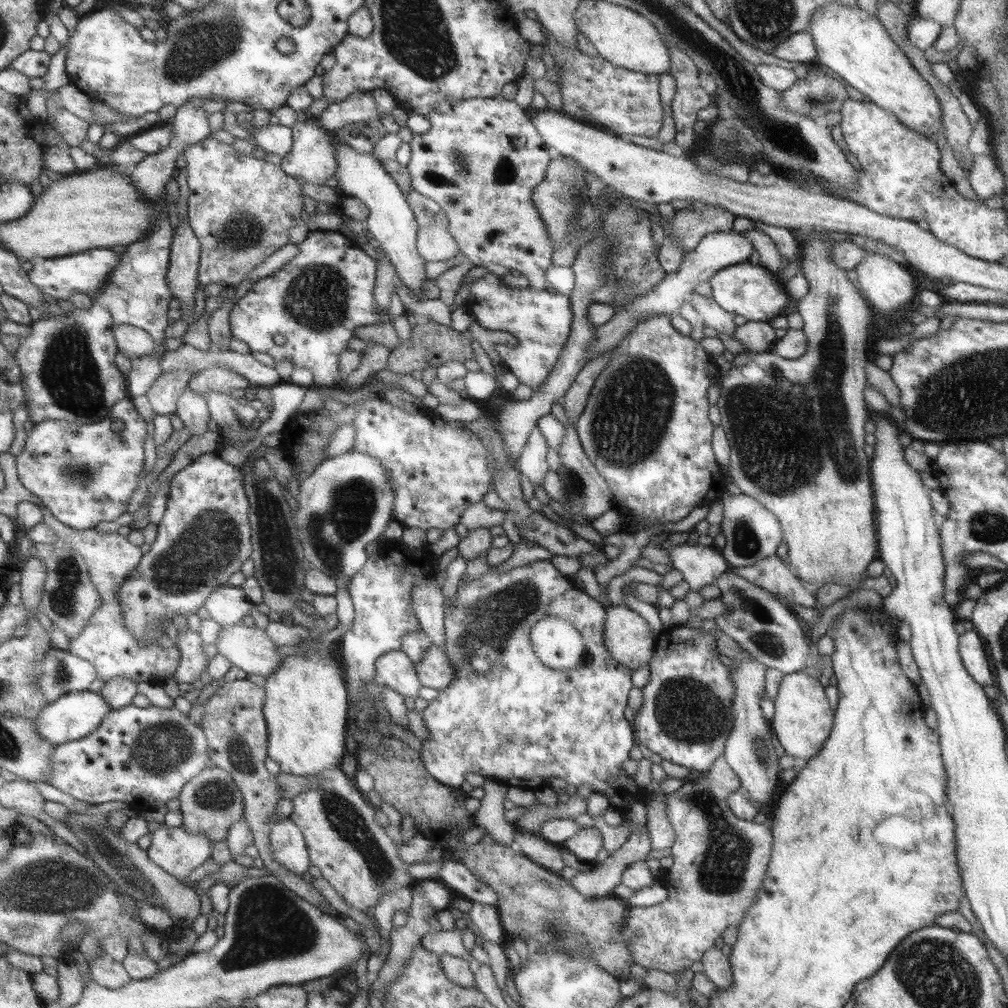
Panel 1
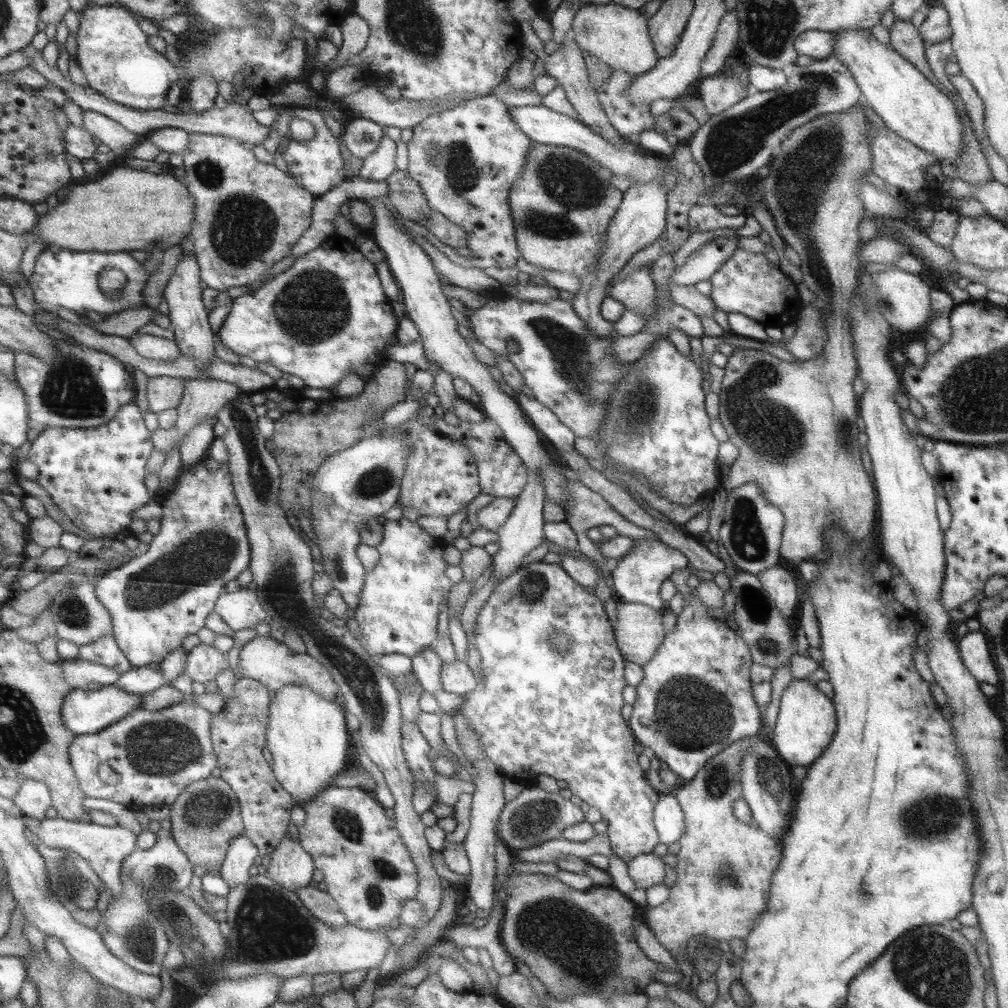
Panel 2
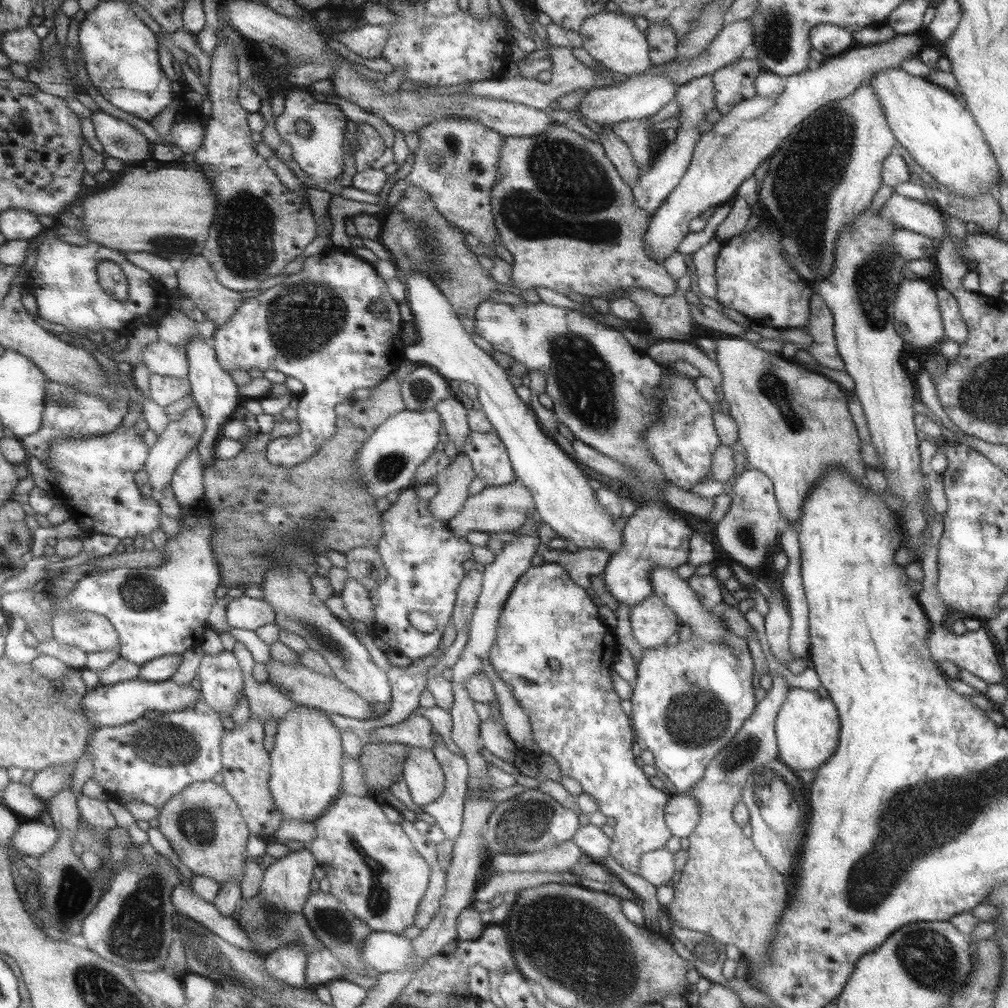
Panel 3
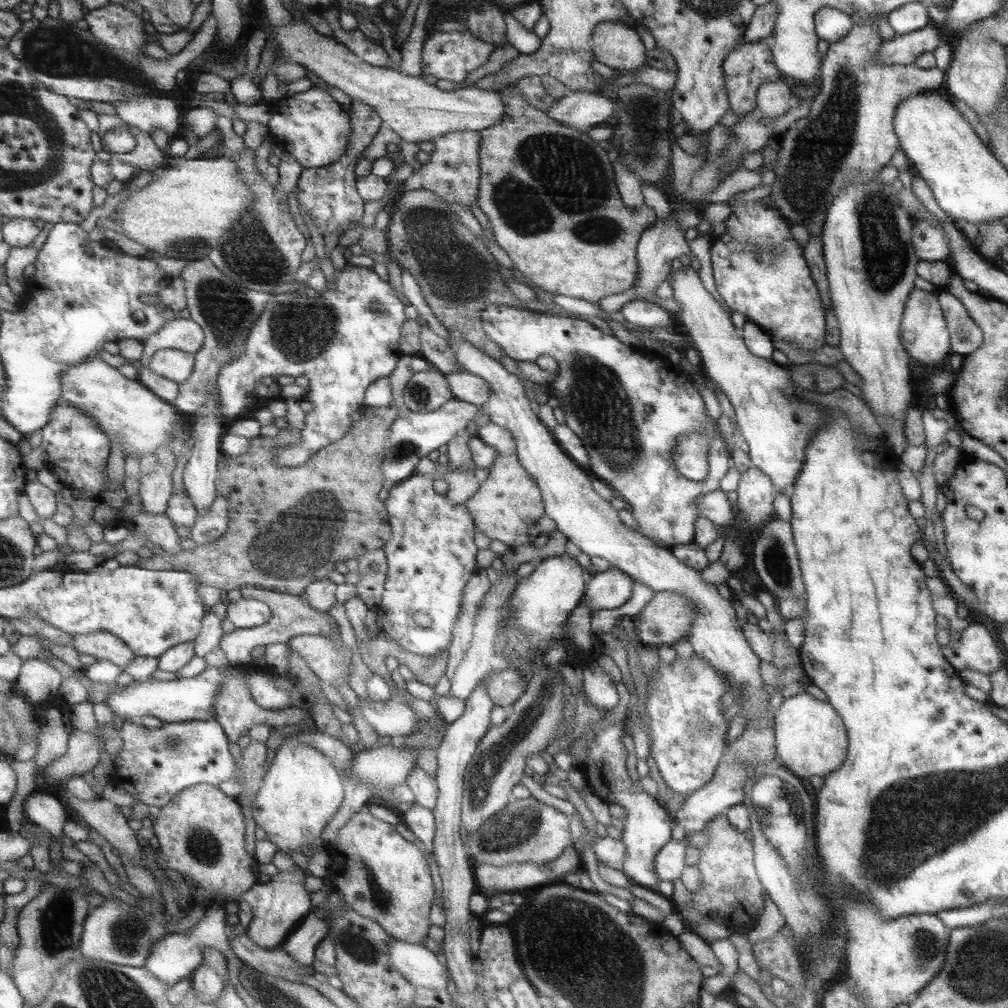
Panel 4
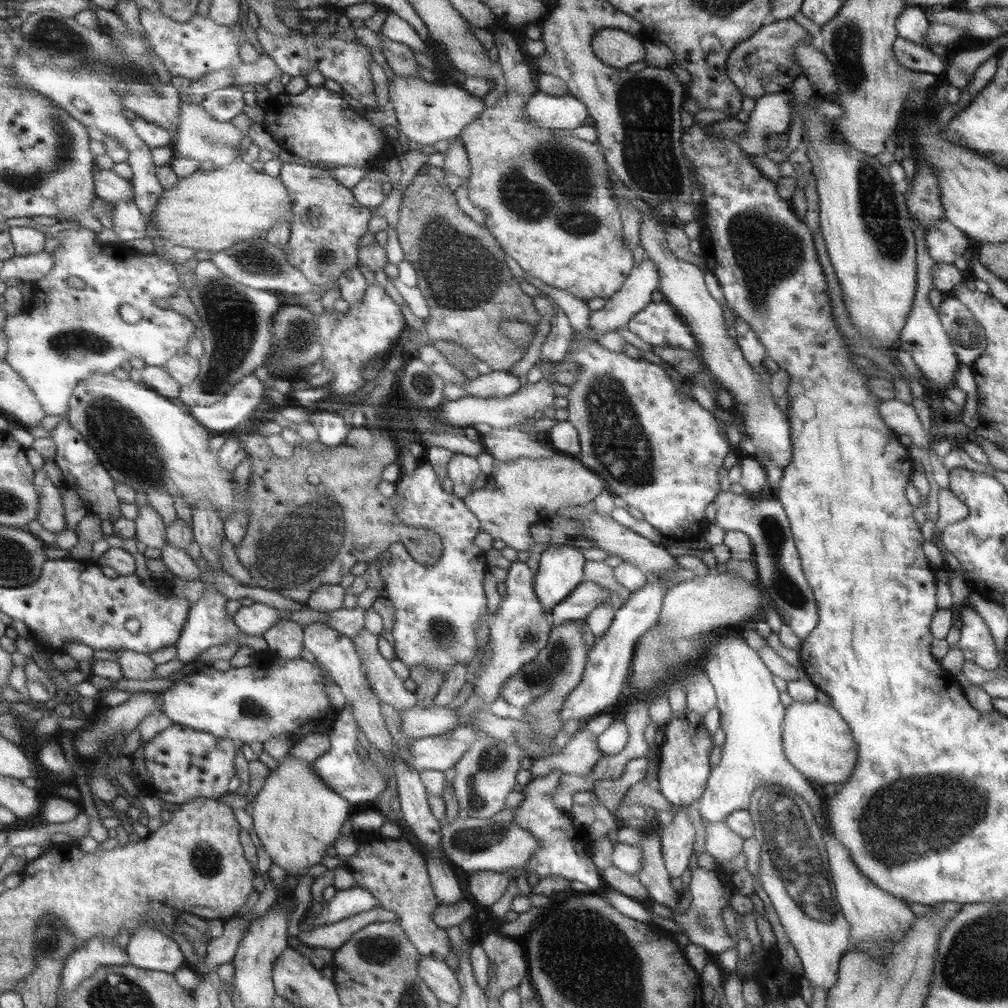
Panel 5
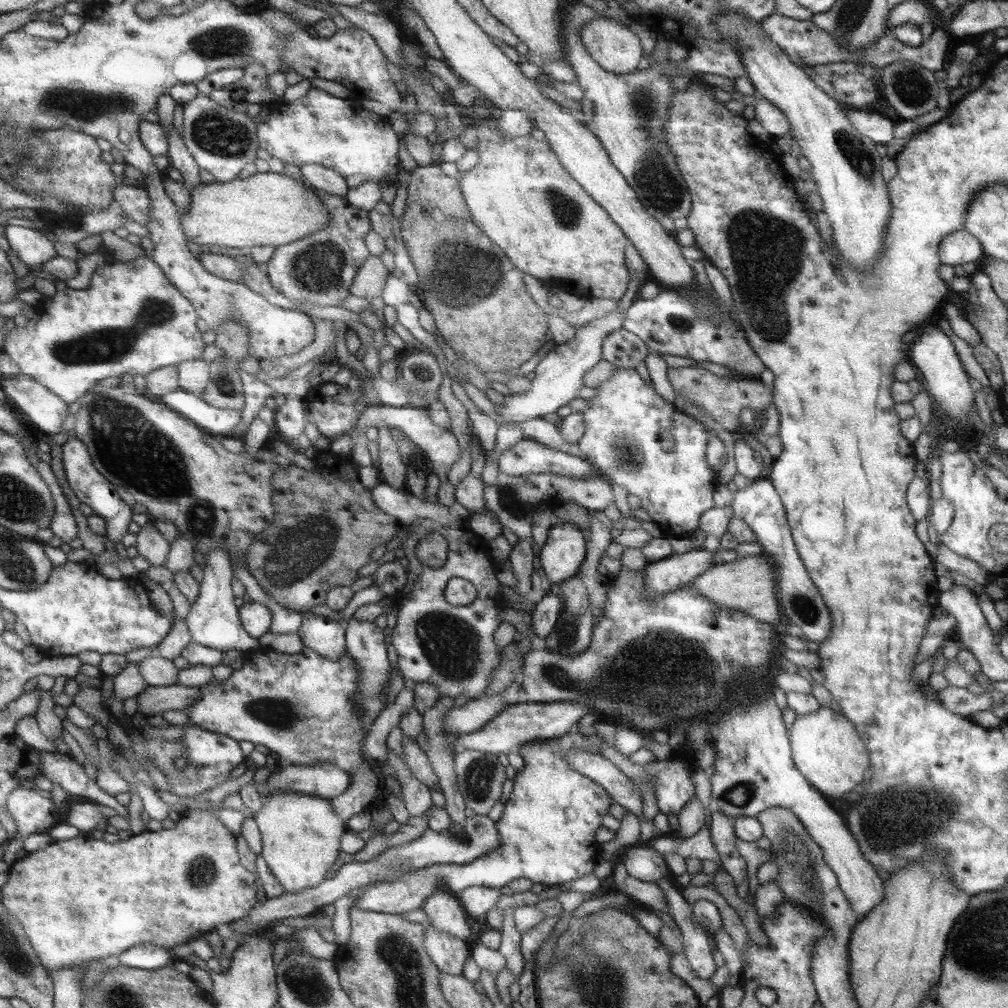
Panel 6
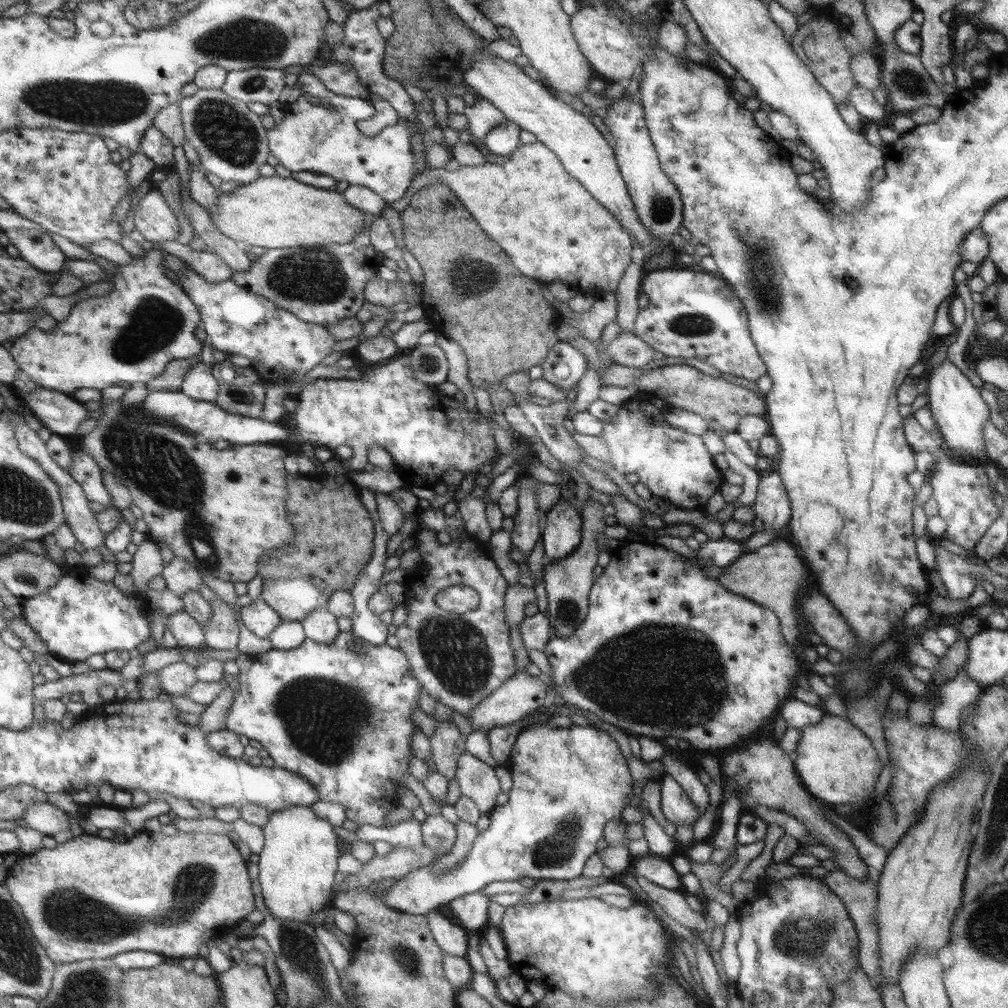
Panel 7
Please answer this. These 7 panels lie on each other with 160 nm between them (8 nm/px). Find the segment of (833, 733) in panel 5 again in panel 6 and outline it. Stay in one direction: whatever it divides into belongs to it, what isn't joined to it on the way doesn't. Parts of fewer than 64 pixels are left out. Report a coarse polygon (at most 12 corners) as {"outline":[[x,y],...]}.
{"outline":[[829,707],[796,717],[795,768],[826,798],[870,768],[853,724]]}

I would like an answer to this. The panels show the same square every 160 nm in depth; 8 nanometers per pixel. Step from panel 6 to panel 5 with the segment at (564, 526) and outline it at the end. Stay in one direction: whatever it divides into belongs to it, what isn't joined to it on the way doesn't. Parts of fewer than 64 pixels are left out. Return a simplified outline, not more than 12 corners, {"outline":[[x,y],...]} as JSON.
{"outline":[[563,542],[539,552],[533,592],[548,615],[584,581],[585,558]]}

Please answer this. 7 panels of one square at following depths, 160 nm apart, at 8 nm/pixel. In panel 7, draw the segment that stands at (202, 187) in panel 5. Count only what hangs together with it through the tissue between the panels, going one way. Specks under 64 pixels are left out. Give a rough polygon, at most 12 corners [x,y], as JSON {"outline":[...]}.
{"outline":[[259,176],[209,212],[262,249],[347,244],[369,214],[341,194]]}

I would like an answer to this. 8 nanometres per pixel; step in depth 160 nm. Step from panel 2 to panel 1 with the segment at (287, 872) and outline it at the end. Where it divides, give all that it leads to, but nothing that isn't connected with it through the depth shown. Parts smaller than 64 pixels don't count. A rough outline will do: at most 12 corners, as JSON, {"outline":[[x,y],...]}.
{"outline":[[288,817],[271,825],[273,860],[300,876],[310,861],[303,835]]}

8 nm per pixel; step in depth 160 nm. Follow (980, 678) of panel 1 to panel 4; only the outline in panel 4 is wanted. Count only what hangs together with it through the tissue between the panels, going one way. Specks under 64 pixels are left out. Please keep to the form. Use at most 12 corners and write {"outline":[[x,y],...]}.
{"outline":[[981,624],[941,647],[955,669],[983,674],[1003,663],[1001,647]]}

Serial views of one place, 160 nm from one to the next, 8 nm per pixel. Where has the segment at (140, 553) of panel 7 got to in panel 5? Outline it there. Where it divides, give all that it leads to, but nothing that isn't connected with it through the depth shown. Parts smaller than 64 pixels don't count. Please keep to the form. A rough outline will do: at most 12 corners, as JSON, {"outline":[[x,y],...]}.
{"outline":[[146,505],[133,520],[136,539],[147,548],[161,550],[166,526]]}

